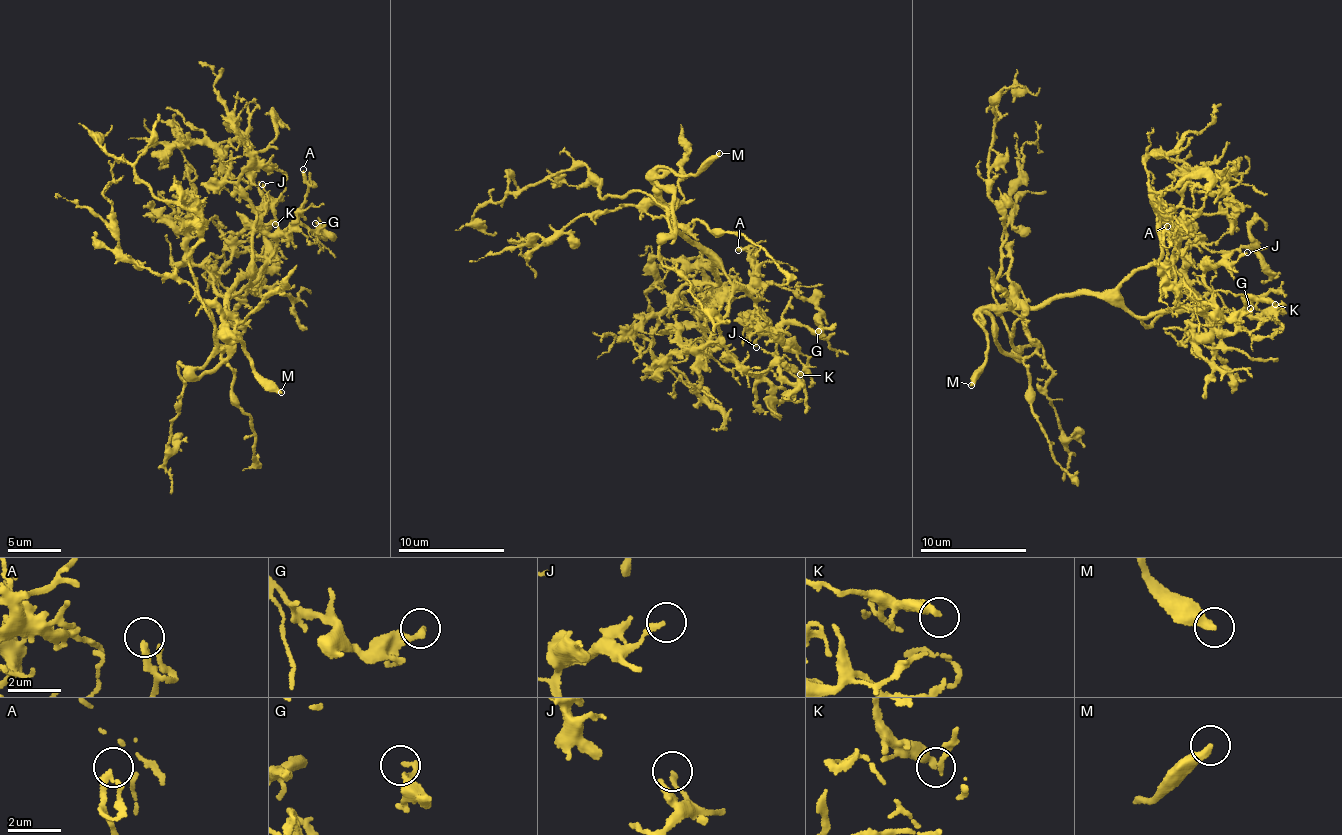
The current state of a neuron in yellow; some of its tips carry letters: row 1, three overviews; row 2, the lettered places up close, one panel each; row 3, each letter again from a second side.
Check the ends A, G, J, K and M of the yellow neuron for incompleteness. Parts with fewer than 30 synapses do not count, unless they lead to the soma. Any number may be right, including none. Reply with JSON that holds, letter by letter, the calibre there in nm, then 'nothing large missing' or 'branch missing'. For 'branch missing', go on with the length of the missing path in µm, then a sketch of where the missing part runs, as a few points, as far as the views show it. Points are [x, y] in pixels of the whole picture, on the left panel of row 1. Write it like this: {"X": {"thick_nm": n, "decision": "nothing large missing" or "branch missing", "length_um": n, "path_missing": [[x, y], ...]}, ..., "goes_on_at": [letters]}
{"A": {"thick_nm": 240, "decision": "nothing large missing"}, "G": {"thick_nm": 190, "decision": "nothing large missing"}, "J": {"thick_nm": 180, "decision": "nothing large missing"}, "K": {"thick_nm": 360, "decision": "nothing large missing"}, "M": {"thick_nm": 400, "decision": "branch missing", "length_um": 60}, "goes_on_at": ["M"]}

